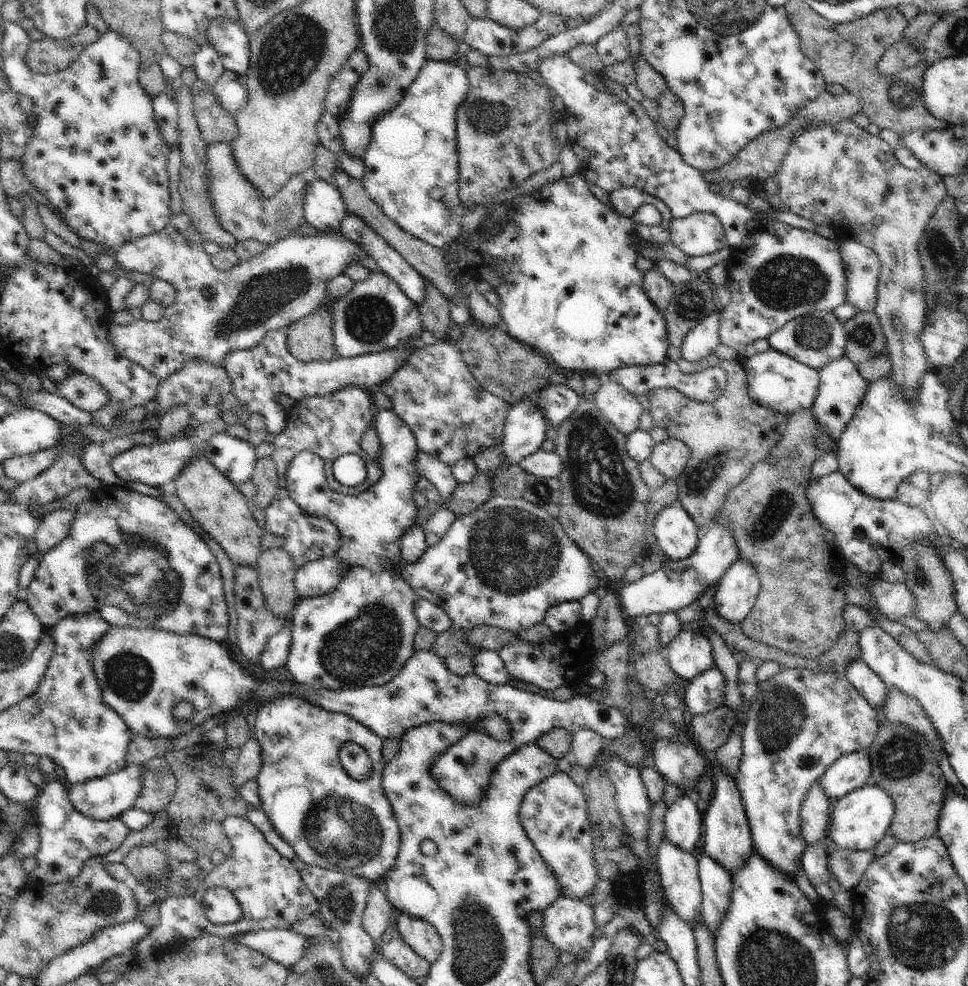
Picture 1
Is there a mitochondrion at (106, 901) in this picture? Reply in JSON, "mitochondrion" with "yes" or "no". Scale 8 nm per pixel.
{"mitochondrion":"yes"}

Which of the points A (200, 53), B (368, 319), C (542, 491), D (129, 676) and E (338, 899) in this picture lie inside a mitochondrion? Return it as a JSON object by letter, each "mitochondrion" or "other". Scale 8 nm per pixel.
{"A":"other","B":"mitochondrion","C":"mitochondrion","D":"mitochondrion","E":"mitochondrion"}

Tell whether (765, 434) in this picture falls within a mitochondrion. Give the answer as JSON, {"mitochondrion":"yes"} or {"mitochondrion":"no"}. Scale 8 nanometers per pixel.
{"mitochondrion":"no"}

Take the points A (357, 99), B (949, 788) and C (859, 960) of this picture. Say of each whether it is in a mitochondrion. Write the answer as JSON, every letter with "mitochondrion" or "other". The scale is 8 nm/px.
{"A":"other","B":"other","C":"other"}

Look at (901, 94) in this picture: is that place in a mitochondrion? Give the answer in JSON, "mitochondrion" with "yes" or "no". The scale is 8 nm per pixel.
{"mitochondrion":"yes"}

